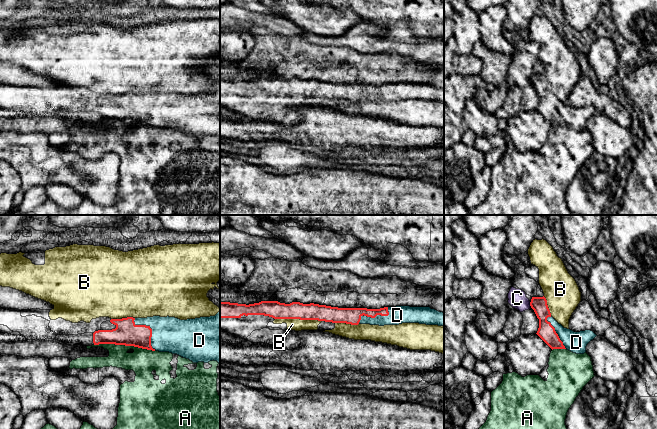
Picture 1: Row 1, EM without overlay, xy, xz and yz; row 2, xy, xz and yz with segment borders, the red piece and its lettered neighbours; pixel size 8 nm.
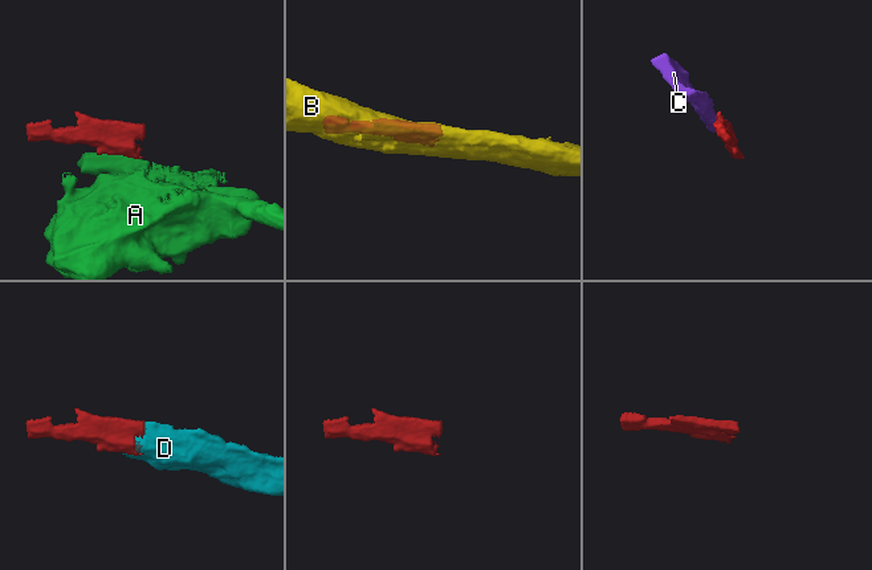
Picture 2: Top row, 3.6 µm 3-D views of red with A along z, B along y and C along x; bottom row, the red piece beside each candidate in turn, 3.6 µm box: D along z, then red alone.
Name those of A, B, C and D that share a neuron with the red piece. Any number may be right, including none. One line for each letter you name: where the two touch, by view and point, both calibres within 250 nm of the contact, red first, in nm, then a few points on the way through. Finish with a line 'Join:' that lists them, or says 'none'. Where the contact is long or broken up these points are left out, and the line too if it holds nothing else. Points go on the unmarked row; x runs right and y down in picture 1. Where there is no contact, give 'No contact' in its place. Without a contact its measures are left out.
D: Touches red at xy (151, 105). Thickness 190 nm (red) against 280 nm
Join: D

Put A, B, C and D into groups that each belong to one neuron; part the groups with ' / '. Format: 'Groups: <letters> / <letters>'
Groups: A / B / C / D

